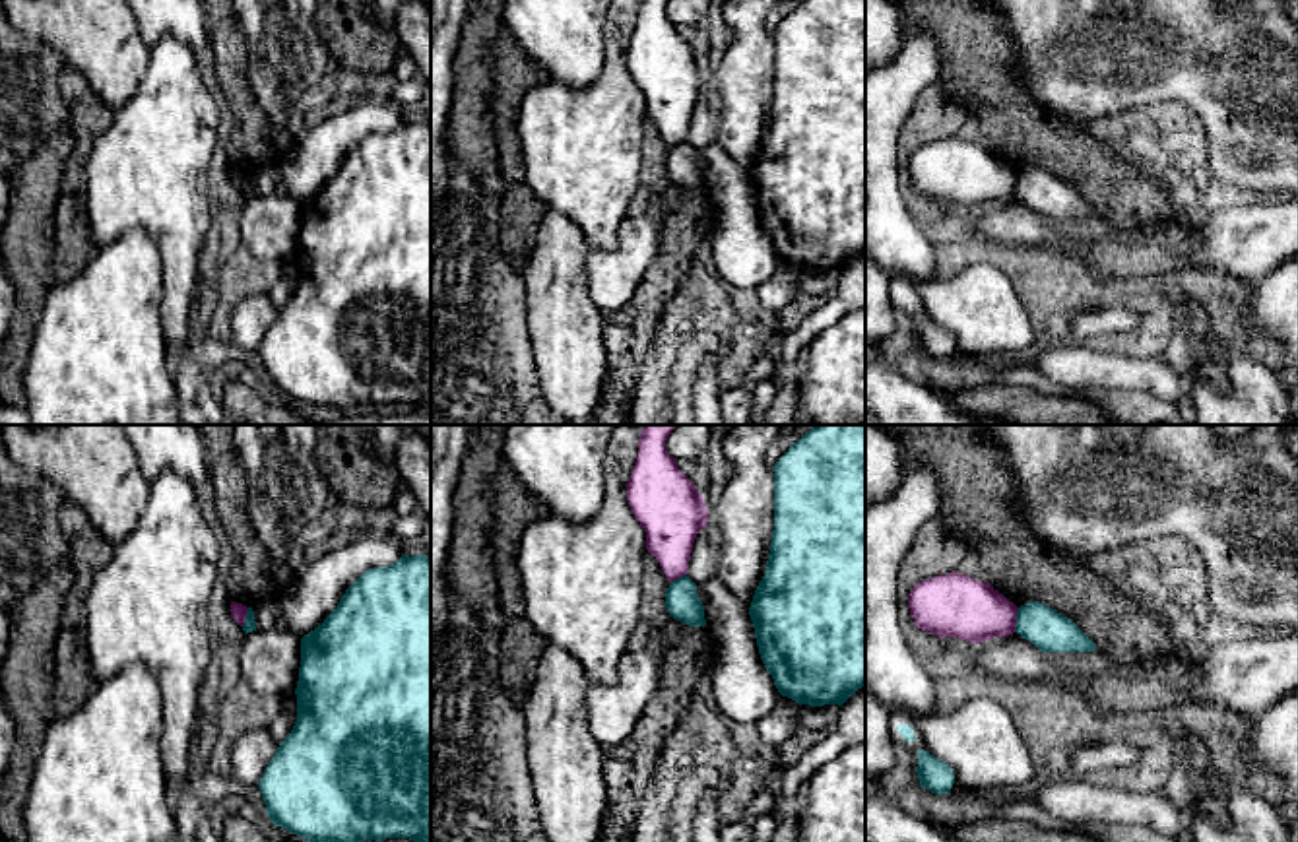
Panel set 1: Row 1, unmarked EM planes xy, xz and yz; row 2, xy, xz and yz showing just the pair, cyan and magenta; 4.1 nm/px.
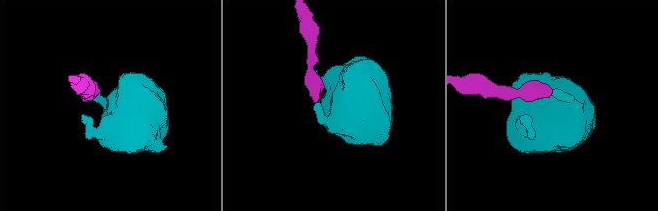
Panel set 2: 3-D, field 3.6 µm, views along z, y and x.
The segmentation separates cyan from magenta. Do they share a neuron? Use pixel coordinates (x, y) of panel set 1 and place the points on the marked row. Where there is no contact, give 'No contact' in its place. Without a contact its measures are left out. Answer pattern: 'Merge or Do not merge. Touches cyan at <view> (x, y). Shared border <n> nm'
Do not merge. Touches cyan at yz (1017, 619). Shared border 110 nm

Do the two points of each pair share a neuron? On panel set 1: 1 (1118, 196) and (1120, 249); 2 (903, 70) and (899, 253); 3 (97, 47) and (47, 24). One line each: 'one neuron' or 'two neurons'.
1: two neurons
2: one neuron
3: one neuron

